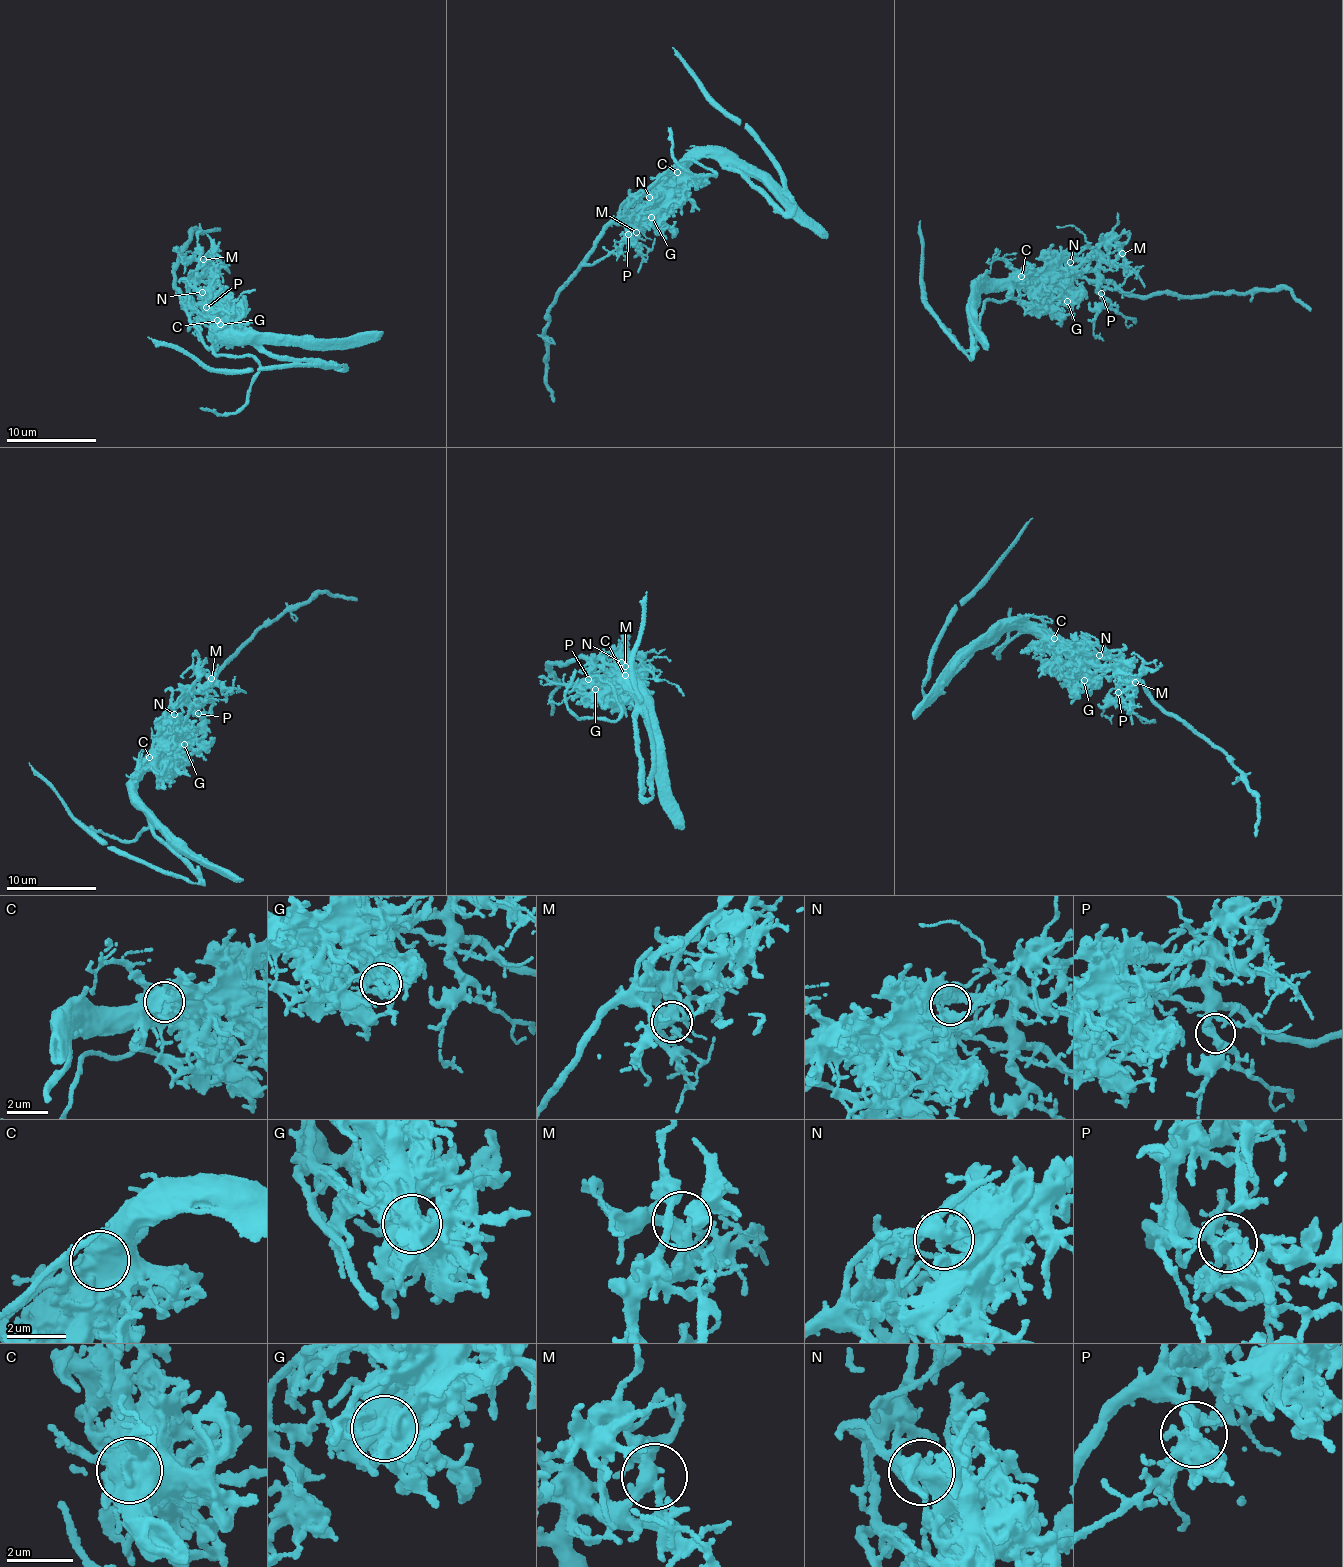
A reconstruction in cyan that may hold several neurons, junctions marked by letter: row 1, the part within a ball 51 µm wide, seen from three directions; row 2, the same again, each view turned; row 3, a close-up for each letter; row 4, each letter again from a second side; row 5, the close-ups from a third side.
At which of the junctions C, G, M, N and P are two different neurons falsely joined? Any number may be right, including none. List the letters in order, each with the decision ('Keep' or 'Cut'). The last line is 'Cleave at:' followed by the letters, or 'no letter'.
C: Cut
G: Keep
M: Keep
N: Keep
P: Keep
Cleave at: C

